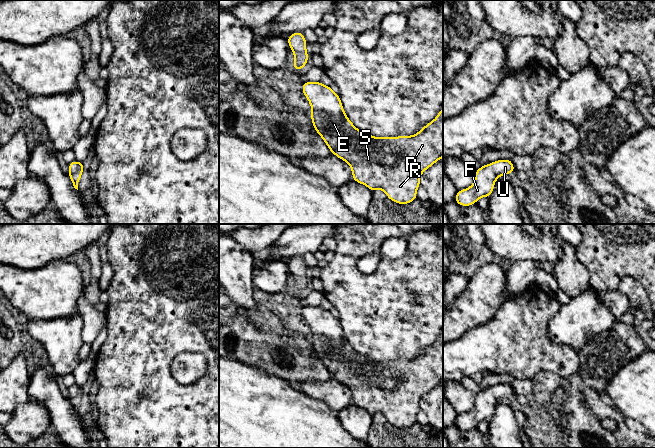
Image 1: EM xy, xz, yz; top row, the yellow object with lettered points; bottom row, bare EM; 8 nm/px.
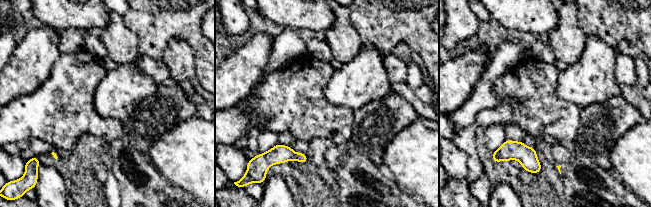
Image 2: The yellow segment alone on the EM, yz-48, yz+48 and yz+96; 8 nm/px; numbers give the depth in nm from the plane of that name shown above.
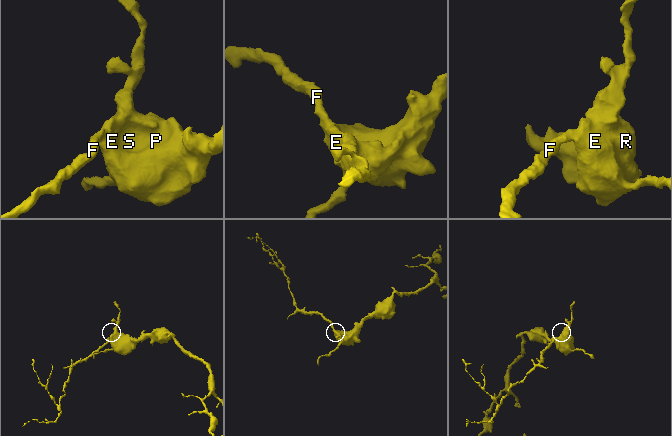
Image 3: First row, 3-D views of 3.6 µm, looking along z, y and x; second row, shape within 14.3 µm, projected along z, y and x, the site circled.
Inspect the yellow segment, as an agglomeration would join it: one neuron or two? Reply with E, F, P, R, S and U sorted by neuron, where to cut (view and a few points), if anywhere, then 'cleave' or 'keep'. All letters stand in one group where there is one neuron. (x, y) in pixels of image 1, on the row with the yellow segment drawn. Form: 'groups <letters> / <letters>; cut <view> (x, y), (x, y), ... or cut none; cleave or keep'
groups E F P R S U; cut none; keep

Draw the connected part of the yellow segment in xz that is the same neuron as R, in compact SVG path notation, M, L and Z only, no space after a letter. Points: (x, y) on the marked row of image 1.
M321 82L302 83L302 92L311 105L311 120L315 131L322 137L332 154L347 162L352 170L352 180L367 186L372 192L381 189L387 197L397 204L409 204L417 199L420 175L443 157L443 107L437 117L424 126L417 134L398 137L373 137L358 130L346 116L342 102L330 86Z

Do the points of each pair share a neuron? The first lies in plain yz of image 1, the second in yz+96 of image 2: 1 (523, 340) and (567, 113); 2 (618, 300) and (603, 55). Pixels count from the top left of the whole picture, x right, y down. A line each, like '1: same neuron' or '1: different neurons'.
1: same neuron
2: different neurons

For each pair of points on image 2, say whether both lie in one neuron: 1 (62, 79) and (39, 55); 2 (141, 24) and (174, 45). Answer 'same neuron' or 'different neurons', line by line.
1: different neurons
2: different neurons

